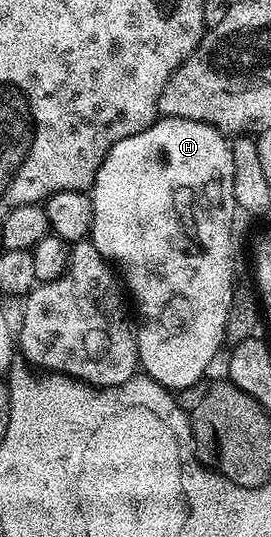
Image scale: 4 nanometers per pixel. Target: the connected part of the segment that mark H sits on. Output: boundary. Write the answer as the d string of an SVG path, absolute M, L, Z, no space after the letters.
M179 117L156 119L154 124L141 130L141 134L133 134L113 145L97 170L89 195L93 202L93 226L89 239L97 246L104 260L117 269L126 291L130 295L131 292L135 295L135 304L139 307L140 318L143 319L137 324L135 334L135 345L139 351L139 368L162 388L176 390L175 388L193 387L206 374L207 367L214 362L219 347L224 347L225 322L229 318L231 303L237 291L235 260L231 257L231 227L235 224L237 209L233 198L233 154L228 137L213 125L201 121L182 120Z

